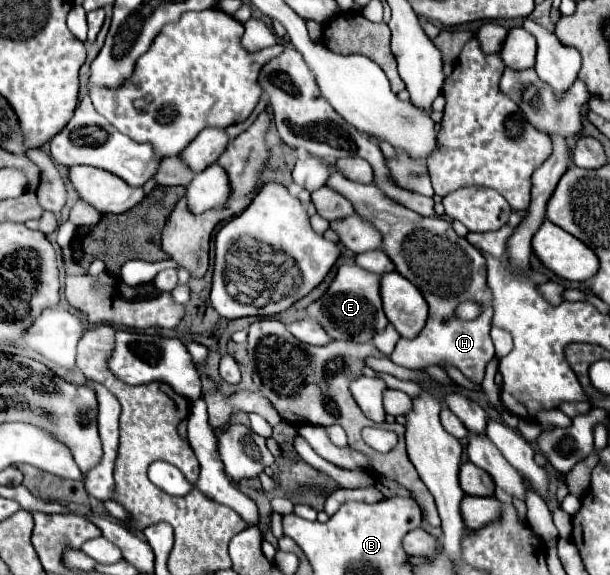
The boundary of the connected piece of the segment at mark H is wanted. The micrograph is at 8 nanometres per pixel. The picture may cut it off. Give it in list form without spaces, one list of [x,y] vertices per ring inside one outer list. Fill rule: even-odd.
[[[330,171],[332,175],[326,181],[326,187],[338,191],[344,195],[352,207],[354,213],[358,213],[366,223],[376,227],[382,235],[382,251],[390,257],[396,271],[412,281],[420,293],[424,295],[430,313],[426,319],[424,329],[418,333],[416,339],[410,341],[398,341],[394,353],[390,359],[406,369],[424,369],[428,365],[442,365],[450,363],[458,367],[472,383],[482,383],[486,365],[494,359],[494,345],[490,339],[490,315],[492,315],[492,299],[490,289],[486,287],[486,261],[484,257],[472,249],[472,245],[458,235],[450,225],[450,221],[444,221],[440,217],[422,217],[390,197],[386,197],[374,183],[362,185],[362,183],[350,183],[344,179],[338,171]],[[410,235],[410,265],[404,257],[404,241]],[[442,245],[444,245],[444,267],[442,265]],[[464,301],[474,301],[482,305],[482,313],[472,319],[464,321],[456,317],[456,307]]]

